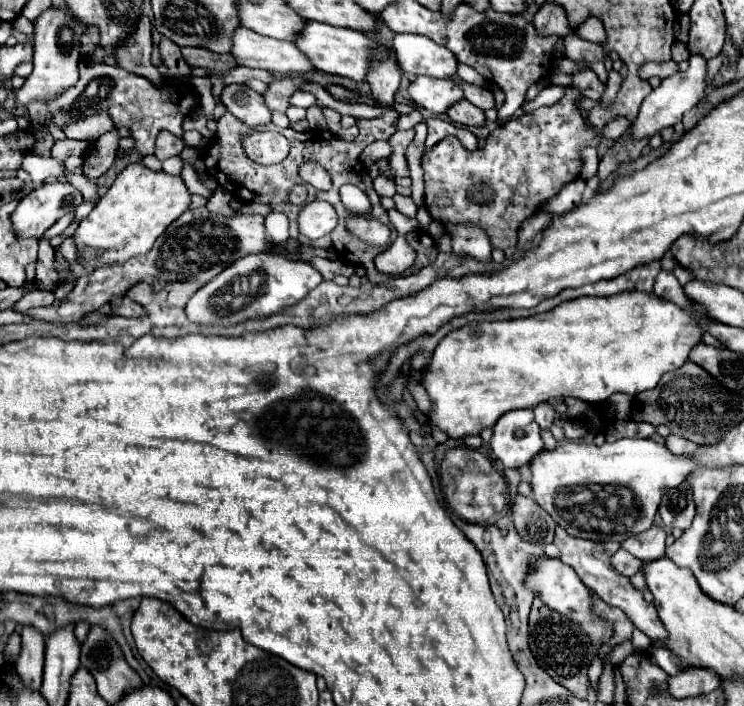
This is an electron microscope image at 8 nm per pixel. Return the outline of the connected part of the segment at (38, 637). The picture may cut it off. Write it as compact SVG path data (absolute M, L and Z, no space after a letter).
M22 628L22 652L16 660L16 674L30 690L38 690L44 670L44 636L32 628Z

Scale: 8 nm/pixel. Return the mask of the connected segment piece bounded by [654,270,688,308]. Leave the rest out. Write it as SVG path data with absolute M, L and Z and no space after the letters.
M662 270L654 282L654 294L660 296L660 298L666 298L666 300L672 300L676 302L678 306L684 306L686 308L686 302L688 302L688 296L684 294L684 288L678 284L676 276L672 272L666 272Z

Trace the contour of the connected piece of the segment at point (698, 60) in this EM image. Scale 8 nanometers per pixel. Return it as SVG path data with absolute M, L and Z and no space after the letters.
M692 54L690 56L690 66L686 72L676 72L674 76L670 78L664 78L662 84L652 90L650 96L646 96L646 100L642 102L640 106L640 114L638 118L632 122L632 132L634 132L634 138L644 138L644 136L654 136L656 132L660 132L662 128L668 128L668 126L674 126L676 122L682 120L684 112L696 108L696 104L704 98L704 90L706 90L706 74L708 74L708 68L706 68L706 60L698 54Z

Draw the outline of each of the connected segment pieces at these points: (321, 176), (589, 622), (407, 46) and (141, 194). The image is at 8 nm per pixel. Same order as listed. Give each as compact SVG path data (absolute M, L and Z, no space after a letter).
M306 162L299 168L301 179L320 191L327 191L332 187L332 181L328 172L319 164Z
M544 558L544 560L536 562L536 564L534 564L534 572L532 572L530 578L528 578L528 586L542 598L542 602L544 602L548 608L552 608L552 610L560 612L562 616L568 616L570 620L574 620L576 624L580 624L580 626L586 630L586 634L594 640L594 644L596 644L598 648L600 648L604 642L610 640L610 636L612 636L612 626L610 626L608 622L596 618L596 616L590 612L592 600L590 600L588 588L582 584L582 580L578 578L578 574L576 574L570 566L566 566L564 562L554 560L554 558Z
M396 34L394 52L400 70L408 76L424 74L430 78L452 78L458 68L458 60L454 58L454 54L426 36Z
M142 164L124 168L108 192L100 198L94 210L80 222L74 244L84 268L96 270L102 266L122 264L128 258L150 252L156 238L168 224L178 220L190 206L190 192L180 176L170 176L164 170L154 172Z

